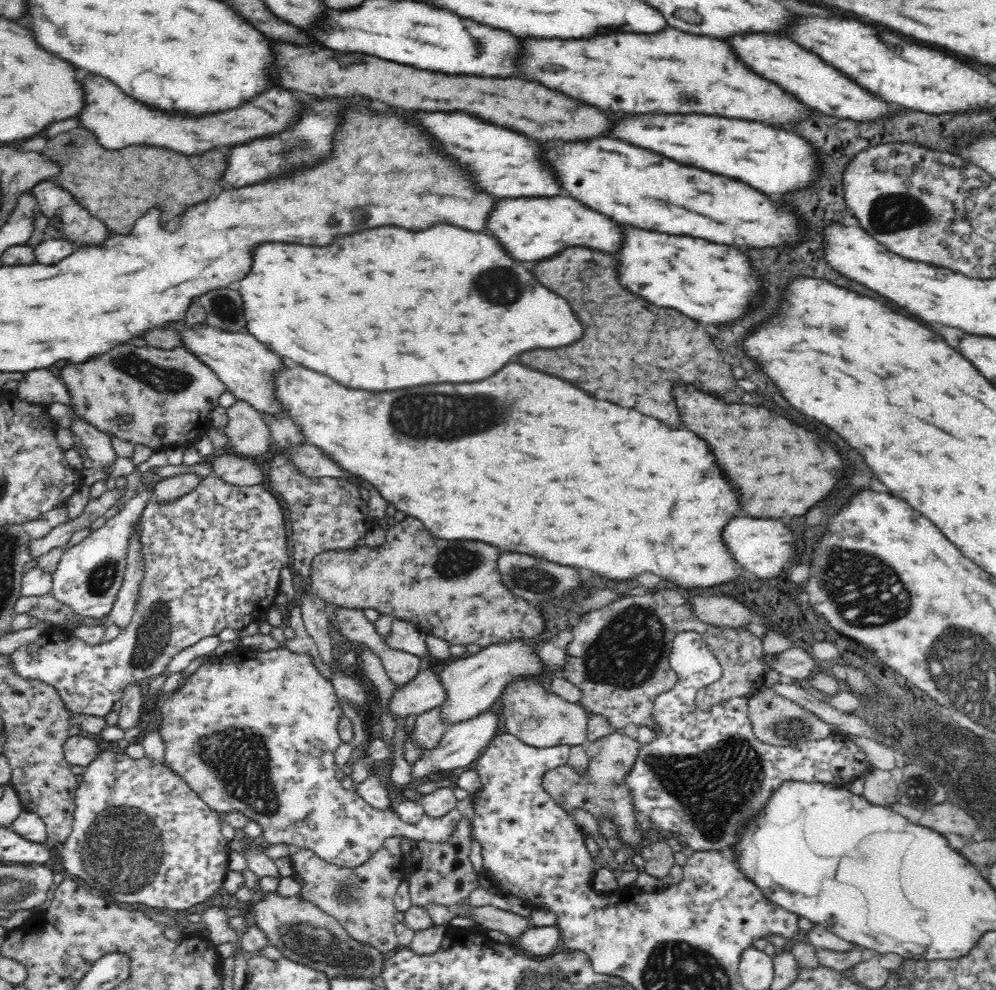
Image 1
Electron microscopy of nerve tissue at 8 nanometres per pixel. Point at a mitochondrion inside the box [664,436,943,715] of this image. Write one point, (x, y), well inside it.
(866, 590)

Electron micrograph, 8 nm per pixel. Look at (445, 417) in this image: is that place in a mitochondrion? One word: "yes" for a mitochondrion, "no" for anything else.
yes

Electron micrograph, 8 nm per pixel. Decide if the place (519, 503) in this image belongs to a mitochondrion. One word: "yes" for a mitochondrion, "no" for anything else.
no

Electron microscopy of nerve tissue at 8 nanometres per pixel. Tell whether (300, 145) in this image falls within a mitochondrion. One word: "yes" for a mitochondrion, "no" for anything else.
yes

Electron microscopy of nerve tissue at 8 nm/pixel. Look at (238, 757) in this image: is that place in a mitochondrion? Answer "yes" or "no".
yes

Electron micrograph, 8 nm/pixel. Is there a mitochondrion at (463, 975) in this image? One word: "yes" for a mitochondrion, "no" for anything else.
no

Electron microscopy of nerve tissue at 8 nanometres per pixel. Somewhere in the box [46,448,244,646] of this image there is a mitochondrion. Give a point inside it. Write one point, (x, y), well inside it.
(101, 581)

